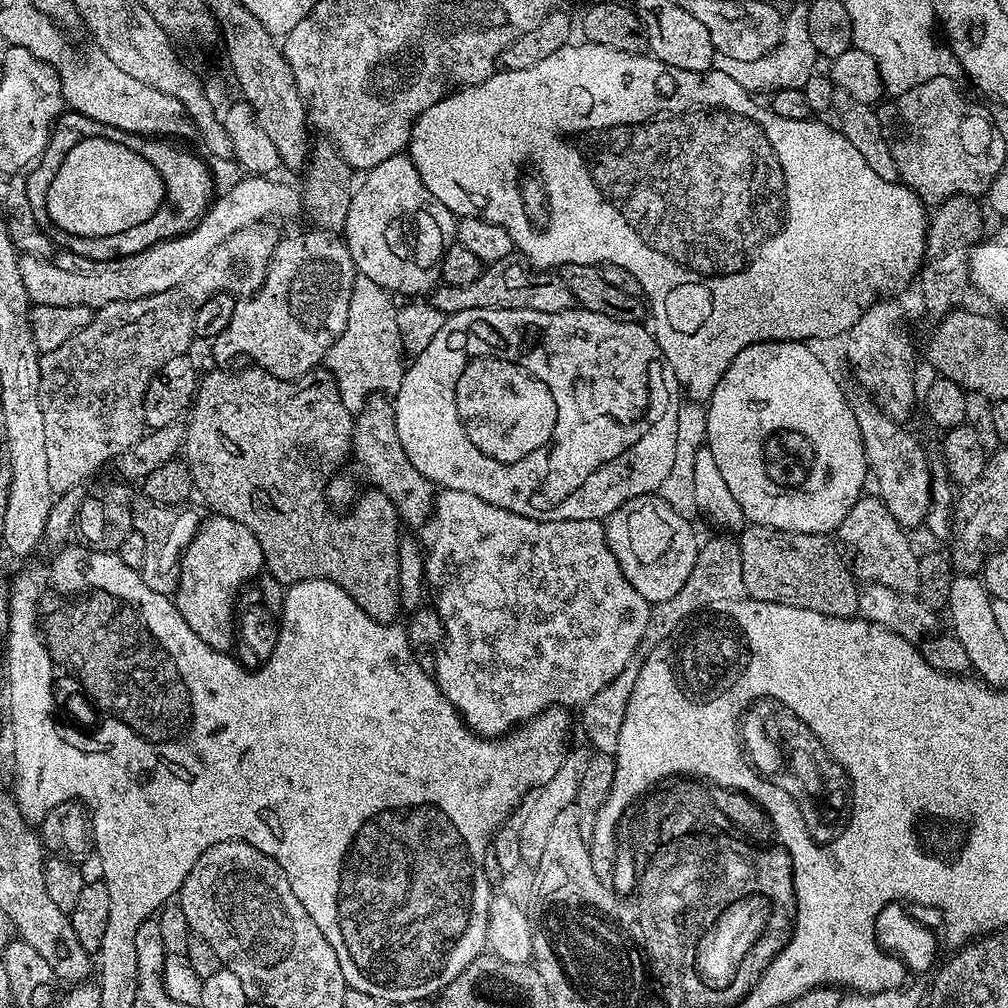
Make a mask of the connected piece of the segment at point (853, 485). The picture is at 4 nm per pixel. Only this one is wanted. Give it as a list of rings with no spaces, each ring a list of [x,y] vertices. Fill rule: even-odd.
[[[767,340],[739,352],[706,401],[706,447],[752,524],[783,532],[832,534],[859,502],[870,473],[846,388],[808,347],[799,340]]]

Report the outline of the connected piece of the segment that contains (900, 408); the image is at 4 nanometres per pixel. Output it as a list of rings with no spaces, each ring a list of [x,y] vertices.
[[[881,298],[875,304],[868,305],[864,313],[854,322],[854,326],[846,334],[848,340],[848,364],[856,375],[856,380],[861,389],[875,400],[876,405],[883,409],[888,416],[894,417],[898,422],[903,421],[910,410],[918,404],[918,388],[916,392],[916,356],[918,348],[912,345],[904,324],[900,321],[900,308],[895,304],[895,299]]]

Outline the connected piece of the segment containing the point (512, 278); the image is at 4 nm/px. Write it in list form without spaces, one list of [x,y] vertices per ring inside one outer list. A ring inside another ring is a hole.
[[[513,254],[502,262],[487,265],[466,286],[450,286],[441,283],[432,289],[430,303],[444,312],[445,317],[462,310],[538,310],[546,314],[558,314],[573,307],[574,301],[566,282],[552,270],[537,270],[525,256]]]

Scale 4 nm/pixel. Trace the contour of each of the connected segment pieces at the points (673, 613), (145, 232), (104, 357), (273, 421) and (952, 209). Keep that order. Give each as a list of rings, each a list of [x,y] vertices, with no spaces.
[[[719,535],[710,537],[705,544],[703,541],[697,547],[694,570],[690,570],[690,578],[686,578],[686,586],[682,586],[682,590],[678,590],[674,598],[666,598],[666,602],[652,608],[650,618],[646,622],[646,634],[642,634],[642,642],[636,647],[636,653],[630,658],[630,662],[626,662],[622,674],[618,674],[614,682],[602,686],[602,690],[598,690],[598,694],[594,694],[594,698],[590,698],[590,702],[583,705],[579,713],[580,720],[578,716],[578,728],[580,724],[585,738],[589,740],[587,743],[593,749],[596,747],[595,751],[599,755],[615,757],[619,735],[622,734],[622,718],[626,718],[626,706],[630,702],[634,682],[642,670],[645,658],[652,653],[654,646],[670,638],[670,634],[674,634],[674,630],[679,628],[685,620],[705,610],[715,609],[717,605],[726,605],[729,600],[735,600],[745,593],[740,545],[731,535]]]
[[[135,135],[134,144],[135,153],[141,155],[146,162],[152,160],[152,164],[156,164],[156,168],[160,168],[160,172],[164,172],[164,180],[168,180],[168,204],[164,204],[164,208],[160,208],[160,216],[156,216],[156,220],[148,220],[148,224],[144,224],[144,228],[132,228],[132,232],[124,232],[124,236],[108,236],[108,240],[68,240],[68,236],[60,236],[55,242],[57,245],[63,246],[68,252],[73,252],[74,255],[81,256],[84,260],[97,260],[95,263],[103,266],[111,261],[119,260],[122,256],[138,254],[163,240],[172,240],[175,236],[184,236],[203,218],[214,199],[212,176],[208,173],[207,166],[204,165],[205,157],[203,155],[200,155],[201,157],[195,156],[194,153],[179,148],[176,145],[179,143],[168,138]]]
[[[265,222],[257,224],[250,228],[238,230],[230,238],[226,238],[226,242],[222,242],[222,246],[218,246],[214,255],[205,260],[195,272],[189,274],[182,282],[178,282],[178,286],[174,286],[170,290],[162,290],[162,294],[150,294],[146,298],[134,298],[133,300],[123,300],[122,302],[110,302],[104,308],[95,309],[92,321],[82,330],[78,330],[78,334],[74,334],[74,338],[70,338],[66,342],[62,342],[62,346],[58,346],[58,350],[50,350],[43,353],[40,357],[40,385],[38,386],[38,398],[42,406],[42,423],[46,430],[46,474],[50,478],[50,486],[53,493],[68,492],[75,484],[83,482],[87,476],[92,476],[104,463],[115,461],[116,457],[129,453],[131,448],[139,442],[140,437],[146,432],[144,423],[144,395],[150,386],[150,382],[156,377],[161,366],[166,362],[170,362],[170,358],[175,356],[183,356],[189,351],[192,340],[196,336],[194,330],[194,314],[198,314],[198,306],[202,306],[202,302],[206,302],[206,298],[210,298],[219,292],[230,292],[237,298],[247,298],[261,288],[264,279],[268,273],[268,264],[272,260],[272,255],[278,243],[278,235],[271,223]]]
[[[220,366],[217,372],[212,372],[208,377],[199,381],[196,389],[196,399],[193,400],[190,411],[187,413],[186,427],[183,429],[183,445],[182,456],[186,461],[190,474],[192,475],[192,487],[206,503],[212,507],[211,511],[218,516],[226,518],[234,518],[234,522],[242,522],[250,530],[250,534],[254,534],[254,538],[258,538],[258,546],[262,546],[262,554],[264,555],[264,568],[267,575],[273,576],[285,586],[291,586],[302,582],[303,580],[329,580],[338,586],[342,586],[342,590],[346,590],[346,594],[350,594],[350,598],[354,598],[354,602],[358,602],[358,606],[362,606],[362,610],[366,610],[366,614],[370,614],[370,618],[374,618],[383,624],[391,624],[397,619],[396,612],[401,611],[399,602],[399,538],[402,533],[396,505],[386,493],[379,490],[367,490],[355,497],[354,503],[350,510],[343,514],[337,514],[330,510],[330,505],[326,499],[326,489],[328,481],[337,475],[340,463],[345,459],[349,459],[352,451],[352,426],[354,423],[354,413],[347,408],[342,402],[342,394],[338,390],[336,380],[328,373],[327,367],[317,366],[305,376],[300,376],[297,380],[282,380],[278,376],[272,376],[269,372],[265,372],[263,368],[255,366],[247,366],[248,368],[232,368],[236,366]]]
[[[951,196],[931,209],[926,224],[924,259],[918,273],[918,284],[920,280],[924,308],[935,318],[943,318],[952,309],[961,307],[965,303],[964,295],[970,292],[968,256],[985,235],[985,209],[982,204],[980,209],[980,204],[979,199],[971,196]]]

